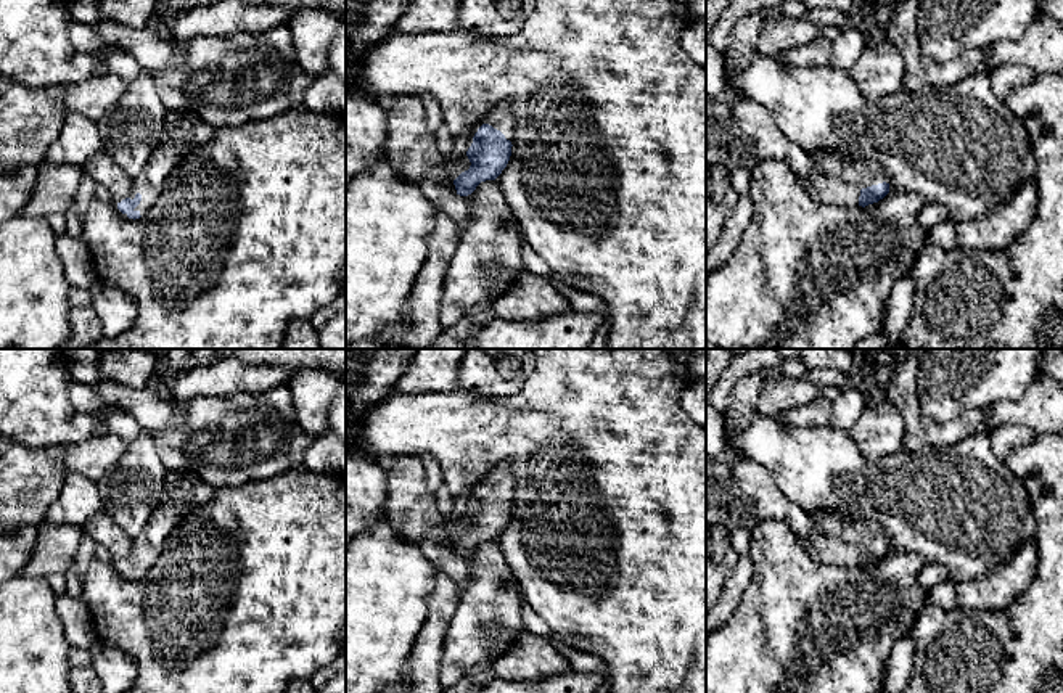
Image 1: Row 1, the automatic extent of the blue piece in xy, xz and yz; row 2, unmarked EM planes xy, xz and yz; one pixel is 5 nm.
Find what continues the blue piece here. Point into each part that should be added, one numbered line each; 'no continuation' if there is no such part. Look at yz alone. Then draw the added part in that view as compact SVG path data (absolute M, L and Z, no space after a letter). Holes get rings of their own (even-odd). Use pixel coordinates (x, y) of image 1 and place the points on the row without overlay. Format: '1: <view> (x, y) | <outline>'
1: yz (838, 539) | M814 511L811 515L815 521L815 531L801 537L801 540L809 556L817 563L856 568L862 548L888 543L876 523L828 511Z

